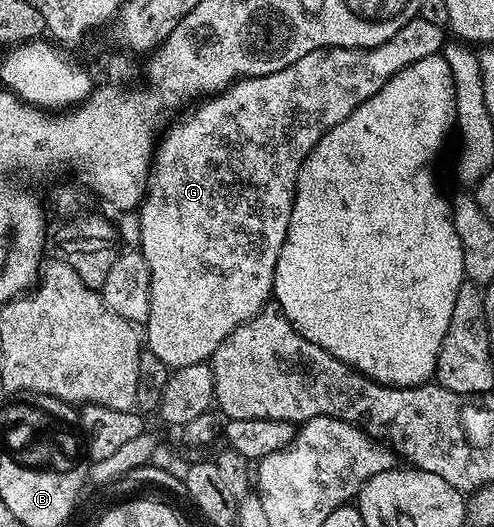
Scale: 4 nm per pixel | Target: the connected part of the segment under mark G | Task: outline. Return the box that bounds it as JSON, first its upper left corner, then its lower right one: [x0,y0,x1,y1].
[138,19,446,370]

